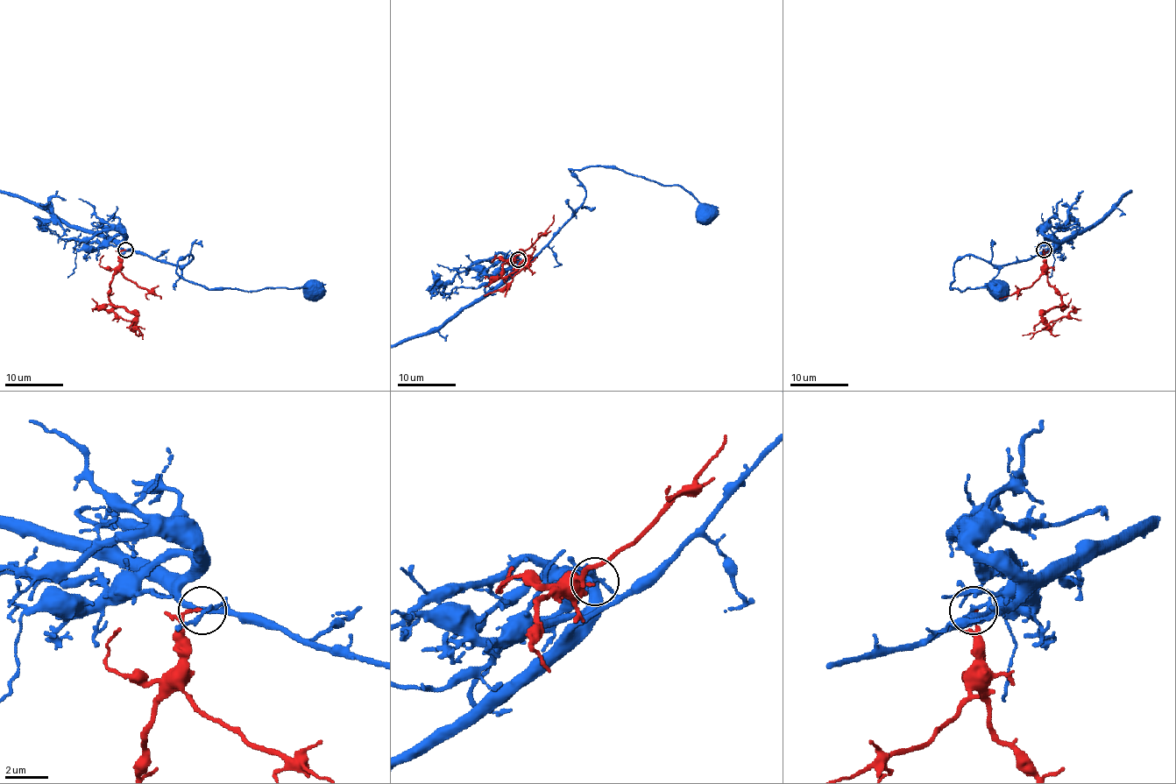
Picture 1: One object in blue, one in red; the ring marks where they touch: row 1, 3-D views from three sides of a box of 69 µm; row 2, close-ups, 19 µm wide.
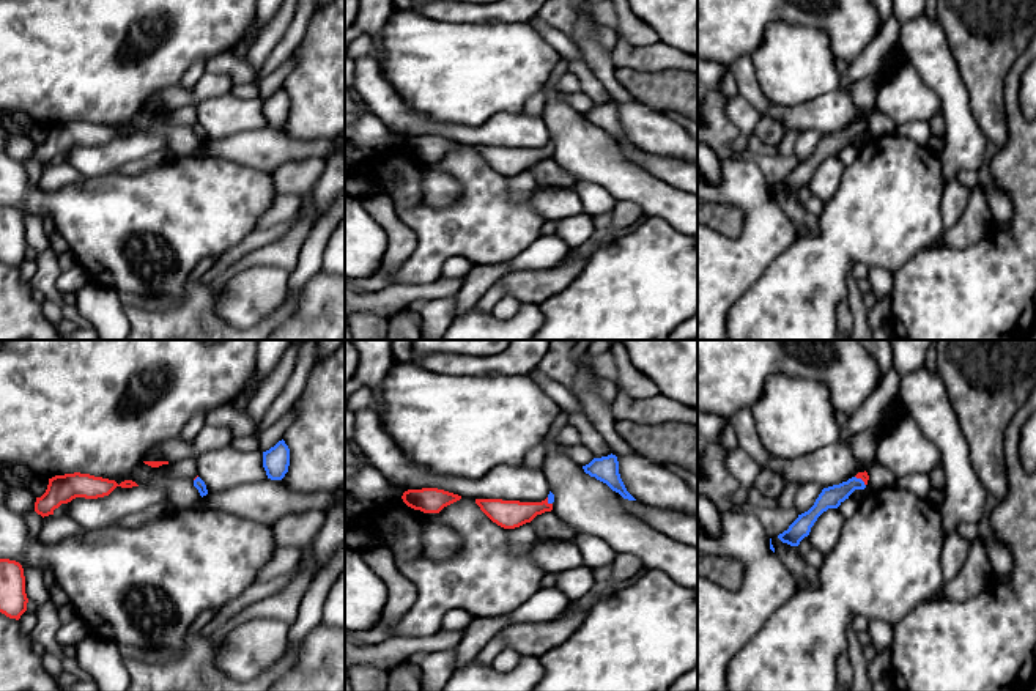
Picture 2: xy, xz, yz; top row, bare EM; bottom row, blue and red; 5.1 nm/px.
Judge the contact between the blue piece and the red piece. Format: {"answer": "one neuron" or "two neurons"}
{"answer": "two neurons"}

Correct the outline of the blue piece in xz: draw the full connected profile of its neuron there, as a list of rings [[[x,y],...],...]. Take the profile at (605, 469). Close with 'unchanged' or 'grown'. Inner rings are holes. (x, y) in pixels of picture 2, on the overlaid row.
[[[616,455],[594,458],[589,464],[583,466],[584,472],[597,480],[606,483],[612,491],[619,493],[623,499],[636,501],[625,488]]] | unchanged

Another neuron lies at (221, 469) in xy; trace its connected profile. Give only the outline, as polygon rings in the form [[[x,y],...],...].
[[[227,445],[208,450],[194,461],[197,475],[205,482],[208,494],[268,479],[261,450],[238,450]]]

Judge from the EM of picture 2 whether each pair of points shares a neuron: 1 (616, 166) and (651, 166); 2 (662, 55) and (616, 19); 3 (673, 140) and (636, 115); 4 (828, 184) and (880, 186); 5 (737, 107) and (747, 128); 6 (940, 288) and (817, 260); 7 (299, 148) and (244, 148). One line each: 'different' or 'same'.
1: different
2: same
3: same
4: different
5: same
6: different
7: same

